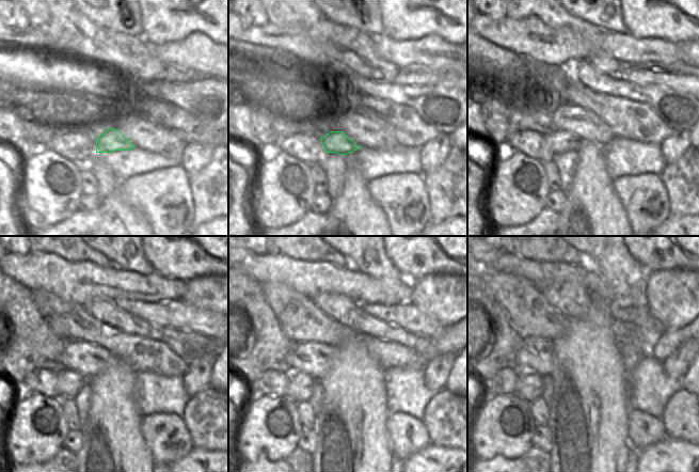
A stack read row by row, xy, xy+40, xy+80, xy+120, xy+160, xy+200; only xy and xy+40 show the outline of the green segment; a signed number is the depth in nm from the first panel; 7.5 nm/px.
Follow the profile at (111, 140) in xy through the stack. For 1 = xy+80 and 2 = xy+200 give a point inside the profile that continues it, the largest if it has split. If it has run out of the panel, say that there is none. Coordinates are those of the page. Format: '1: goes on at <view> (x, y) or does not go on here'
1: goes on at xy+80 (558, 142)
2: goes on at xy+200 (528, 384)

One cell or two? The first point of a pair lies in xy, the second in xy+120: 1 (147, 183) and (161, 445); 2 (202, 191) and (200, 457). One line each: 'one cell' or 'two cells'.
1: one cell
2: two cells

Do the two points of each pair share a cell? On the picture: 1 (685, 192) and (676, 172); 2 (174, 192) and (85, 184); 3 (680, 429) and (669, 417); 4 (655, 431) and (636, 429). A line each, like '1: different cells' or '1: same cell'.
1: same cell
2: different cells
3: same cell
4: same cell

